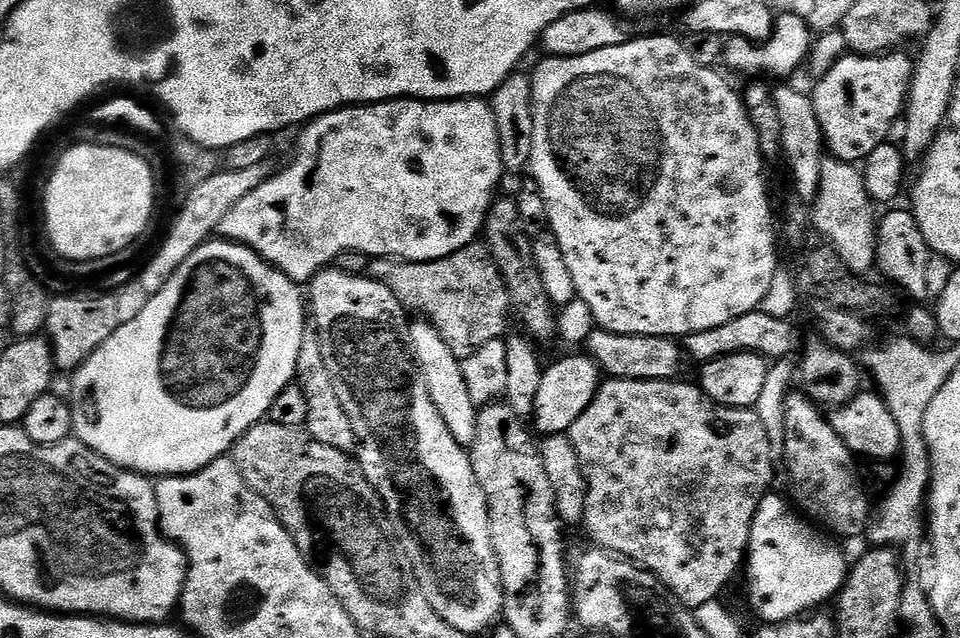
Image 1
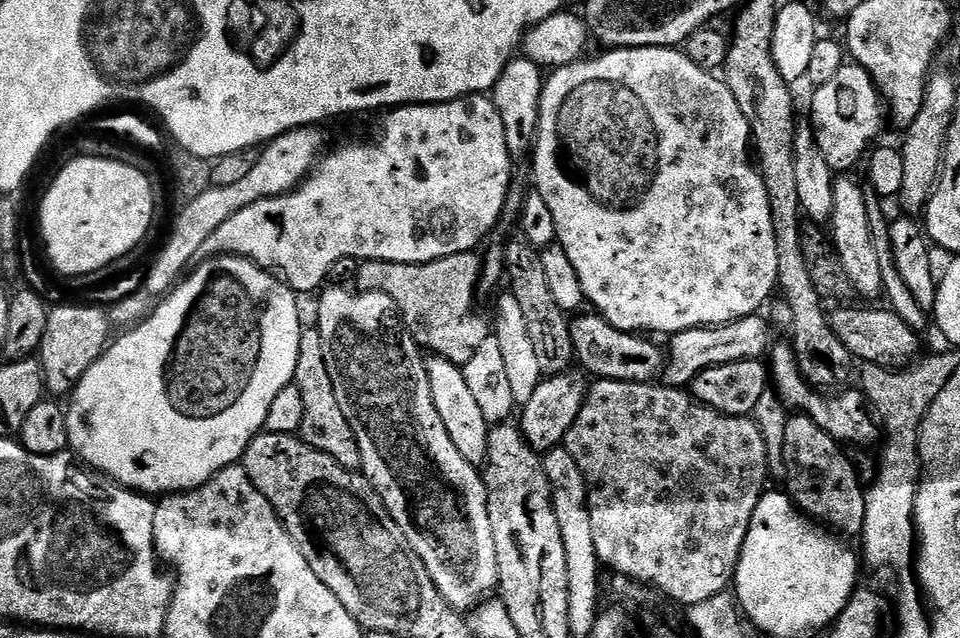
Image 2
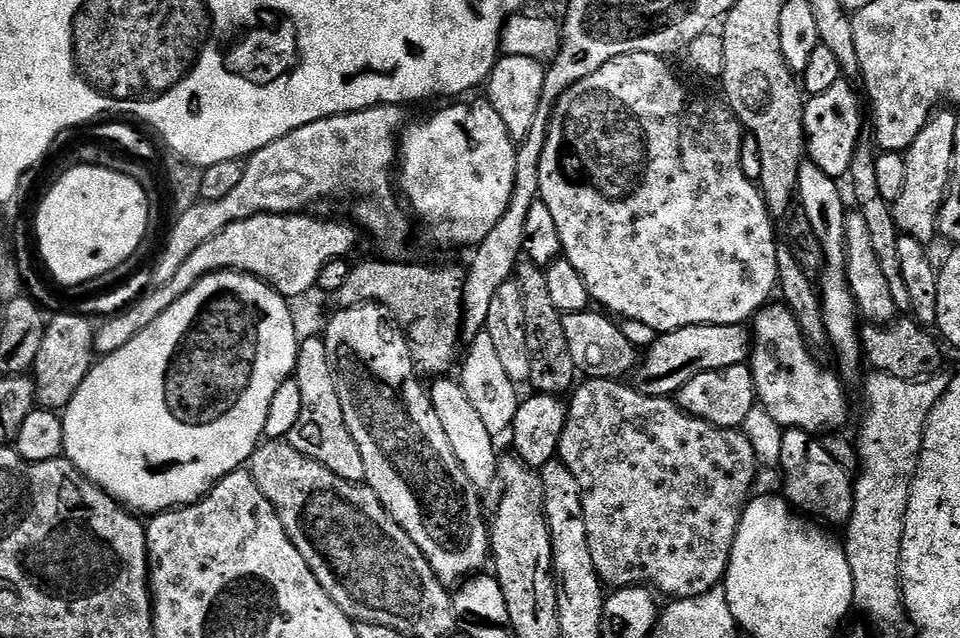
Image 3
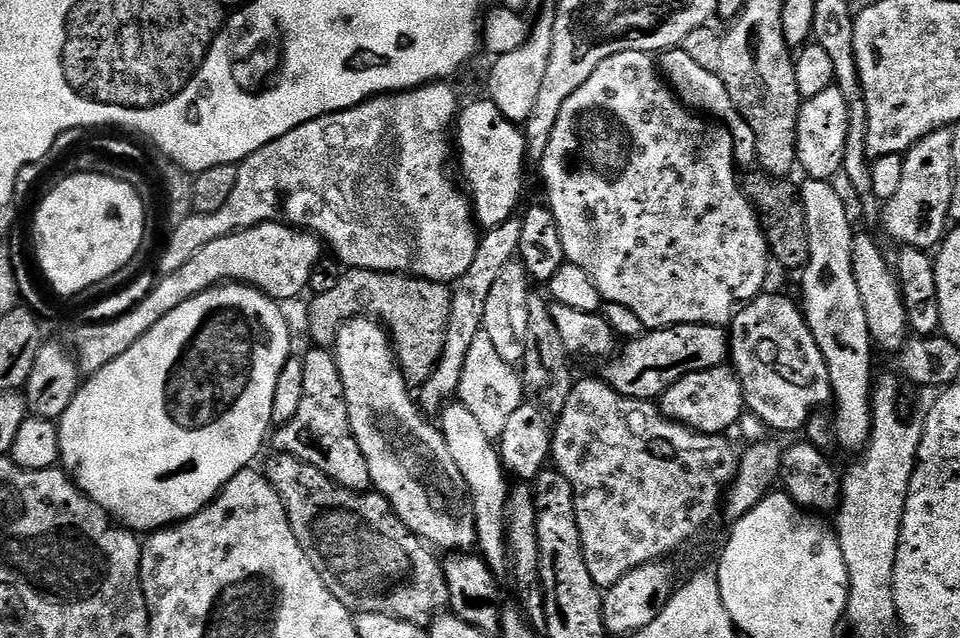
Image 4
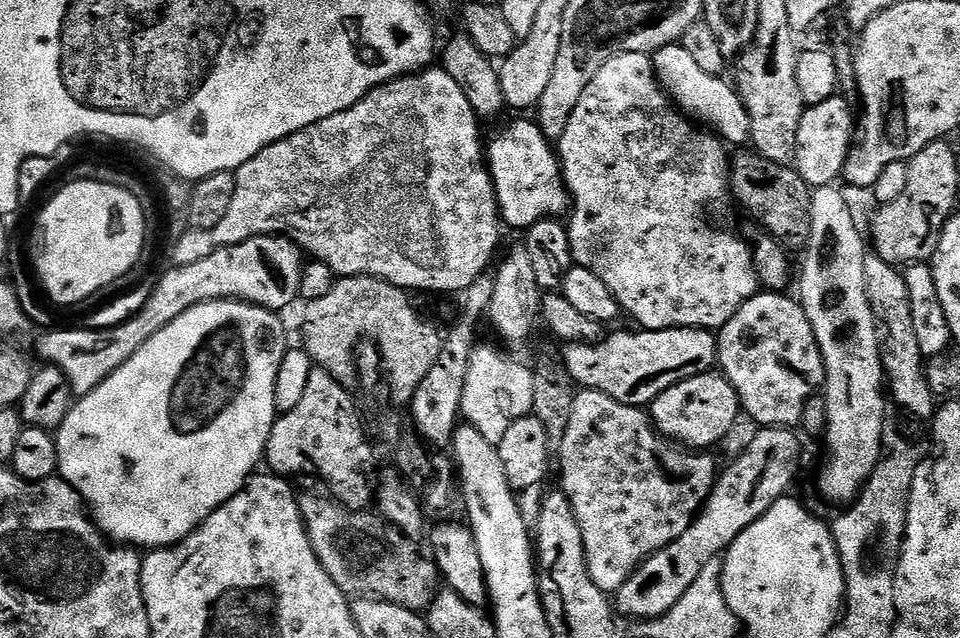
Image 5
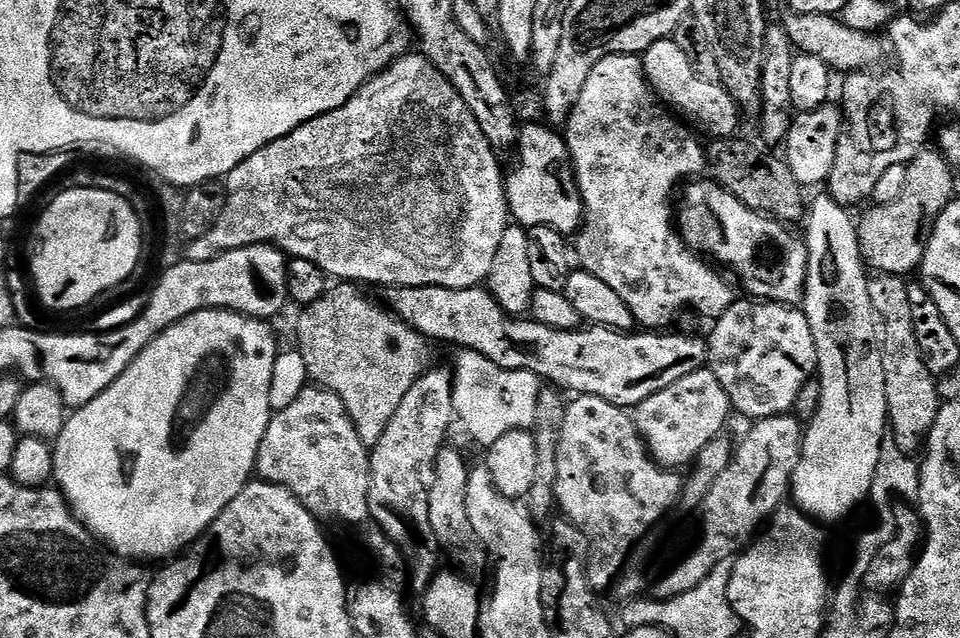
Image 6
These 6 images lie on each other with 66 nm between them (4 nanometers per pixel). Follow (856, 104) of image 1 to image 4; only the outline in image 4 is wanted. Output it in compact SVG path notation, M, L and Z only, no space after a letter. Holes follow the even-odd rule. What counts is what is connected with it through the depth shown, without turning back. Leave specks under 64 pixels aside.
M832 87L830 90L822 90L814 98L804 100L798 114L798 142L796 143L796 158L799 167L804 168L804 176L813 180L835 181L835 176L841 175L844 167L844 155L846 154L846 136L850 130L850 114L846 106L846 98L842 98L842 90Z

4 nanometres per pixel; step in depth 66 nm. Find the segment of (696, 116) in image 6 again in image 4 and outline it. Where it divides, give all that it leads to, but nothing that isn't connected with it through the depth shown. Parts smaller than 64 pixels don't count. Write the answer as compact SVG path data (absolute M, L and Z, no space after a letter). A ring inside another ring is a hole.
M683 46L659 53L658 67L660 75L664 77L668 87L675 92L676 99L684 103L685 108L690 108L705 117L715 118L730 130L736 143L737 165L744 170L755 169L757 163L754 130L750 130L750 122L746 122L746 118L742 118L742 114L734 106L734 98L730 98L730 90L726 90L726 82L722 82L720 73L706 70L701 64L694 62L694 58L686 54Z

